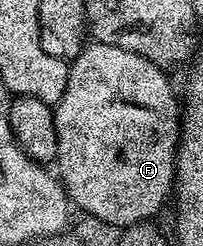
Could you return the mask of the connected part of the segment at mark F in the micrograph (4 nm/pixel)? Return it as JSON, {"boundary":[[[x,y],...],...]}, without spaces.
{"boundary":[[[91,41],[83,45],[82,51],[69,63],[70,71],[66,80],[66,87],[58,101],[53,103],[54,128],[56,130],[56,169],[66,197],[75,207],[79,206],[82,214],[91,214],[104,220],[109,226],[125,228],[138,223],[149,223],[162,210],[166,197],[171,197],[174,189],[174,156],[177,153],[178,135],[180,133],[180,98],[174,95],[170,82],[166,79],[167,71],[163,67],[152,64],[144,56],[136,52],[128,52],[124,48],[116,48],[112,44]]]}

